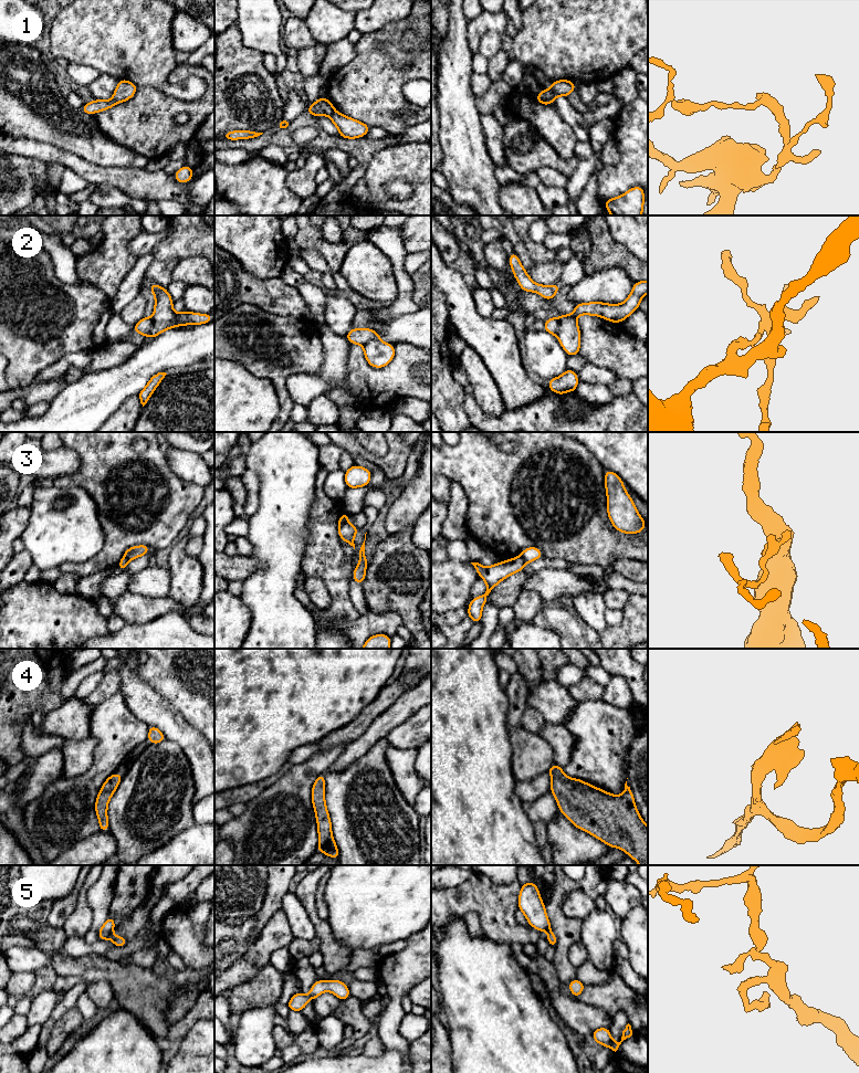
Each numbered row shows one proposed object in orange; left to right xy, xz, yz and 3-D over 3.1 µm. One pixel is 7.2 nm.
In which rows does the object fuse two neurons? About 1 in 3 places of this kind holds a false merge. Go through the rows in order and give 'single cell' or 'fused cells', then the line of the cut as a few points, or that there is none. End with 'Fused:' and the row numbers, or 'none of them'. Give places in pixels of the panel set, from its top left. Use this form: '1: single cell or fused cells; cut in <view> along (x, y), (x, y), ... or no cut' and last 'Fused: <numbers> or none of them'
1: fused cells; cut in yz along (540, 93), (551, 103)
2: fused cells; cut in xy along (152, 318), (153, 326), (147, 336)
3: fused cells; cut in xz along (346, 521), (338, 526)
4: single cell; no cut
5: single cell; no cut
Fused: 1, 2, 3

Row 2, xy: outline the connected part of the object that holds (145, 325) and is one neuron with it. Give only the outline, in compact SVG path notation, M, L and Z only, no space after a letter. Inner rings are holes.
M144 316L135 326L133 326L132 332L136 332L148 337L153 329L153 326L153 319Z

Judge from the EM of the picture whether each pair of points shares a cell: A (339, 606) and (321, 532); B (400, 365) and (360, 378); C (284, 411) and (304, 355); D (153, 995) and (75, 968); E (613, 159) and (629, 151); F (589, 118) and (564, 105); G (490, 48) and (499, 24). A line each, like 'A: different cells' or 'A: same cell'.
A: same cell
B: same cell
C: same cell
D: same cell
E: different cells
F: same cell
G: different cells

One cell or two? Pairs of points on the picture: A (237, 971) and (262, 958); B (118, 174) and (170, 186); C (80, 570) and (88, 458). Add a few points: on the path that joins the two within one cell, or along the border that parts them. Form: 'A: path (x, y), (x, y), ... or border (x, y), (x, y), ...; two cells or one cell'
A: path (243, 968), (255, 958); one cell
B: path (132, 181), (146, 186), (157, 186); one cell
C: path (111, 549), (111, 524), (103, 516), (103, 488); one cell

